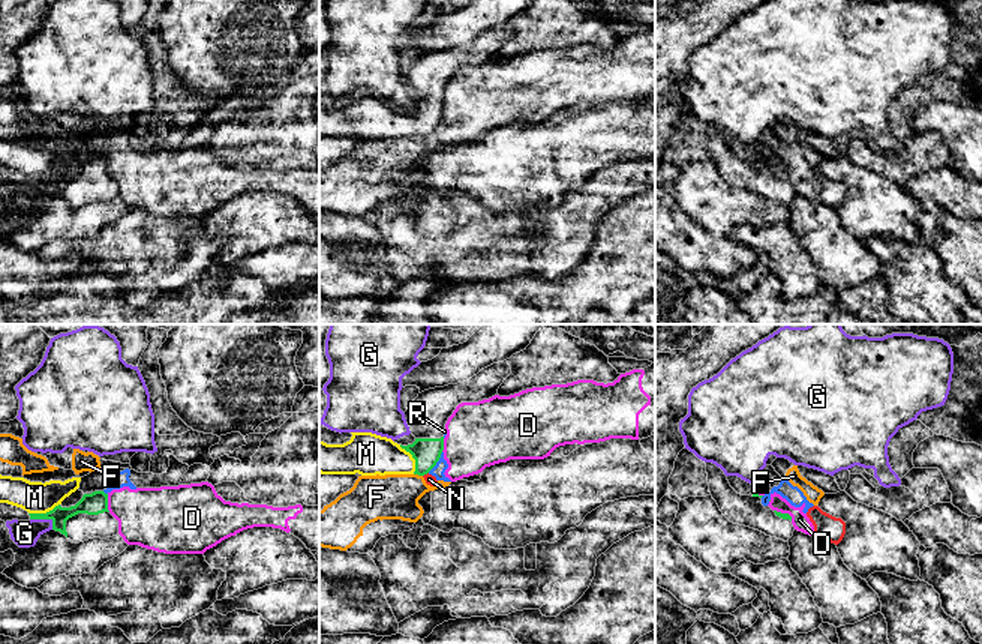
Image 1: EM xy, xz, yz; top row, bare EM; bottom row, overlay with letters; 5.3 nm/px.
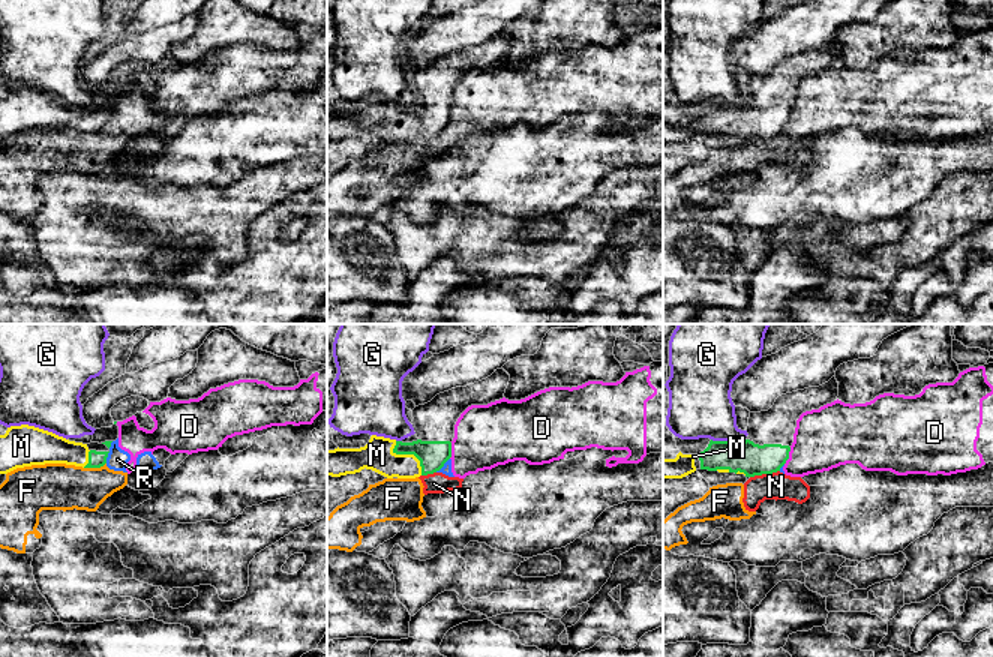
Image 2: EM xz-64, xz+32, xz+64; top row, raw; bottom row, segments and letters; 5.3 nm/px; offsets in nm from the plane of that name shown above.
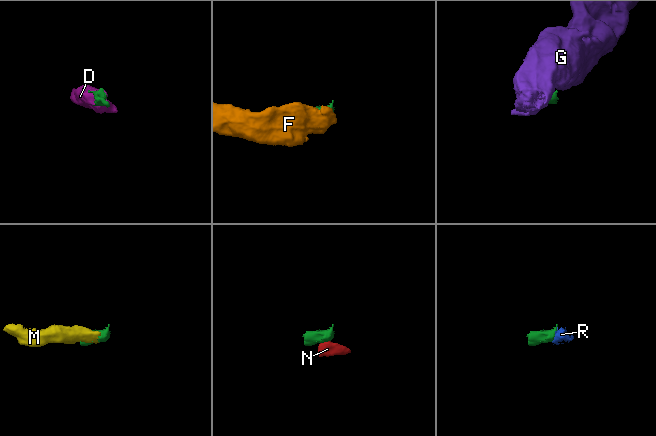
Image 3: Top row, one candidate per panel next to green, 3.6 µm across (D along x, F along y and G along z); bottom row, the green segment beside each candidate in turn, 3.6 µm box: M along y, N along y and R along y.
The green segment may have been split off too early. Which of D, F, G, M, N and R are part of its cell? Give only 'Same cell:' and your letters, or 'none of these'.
Same cell: M

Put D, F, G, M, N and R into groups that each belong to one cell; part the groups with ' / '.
D F N R / G / M

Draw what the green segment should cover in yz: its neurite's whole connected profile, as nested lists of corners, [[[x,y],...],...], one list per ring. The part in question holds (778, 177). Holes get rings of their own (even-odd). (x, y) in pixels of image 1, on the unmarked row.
[[[706,126],[709,156],[723,179],[733,188],[745,189],[766,200],[789,206],[795,191],[789,177],[772,174],[762,168],[762,161],[754,155],[750,159],[738,158],[729,147],[724,135],[712,126]]]

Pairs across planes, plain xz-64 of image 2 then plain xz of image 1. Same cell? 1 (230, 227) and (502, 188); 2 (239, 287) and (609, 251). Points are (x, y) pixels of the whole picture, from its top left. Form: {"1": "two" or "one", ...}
{"1": "two", "2": "one"}

